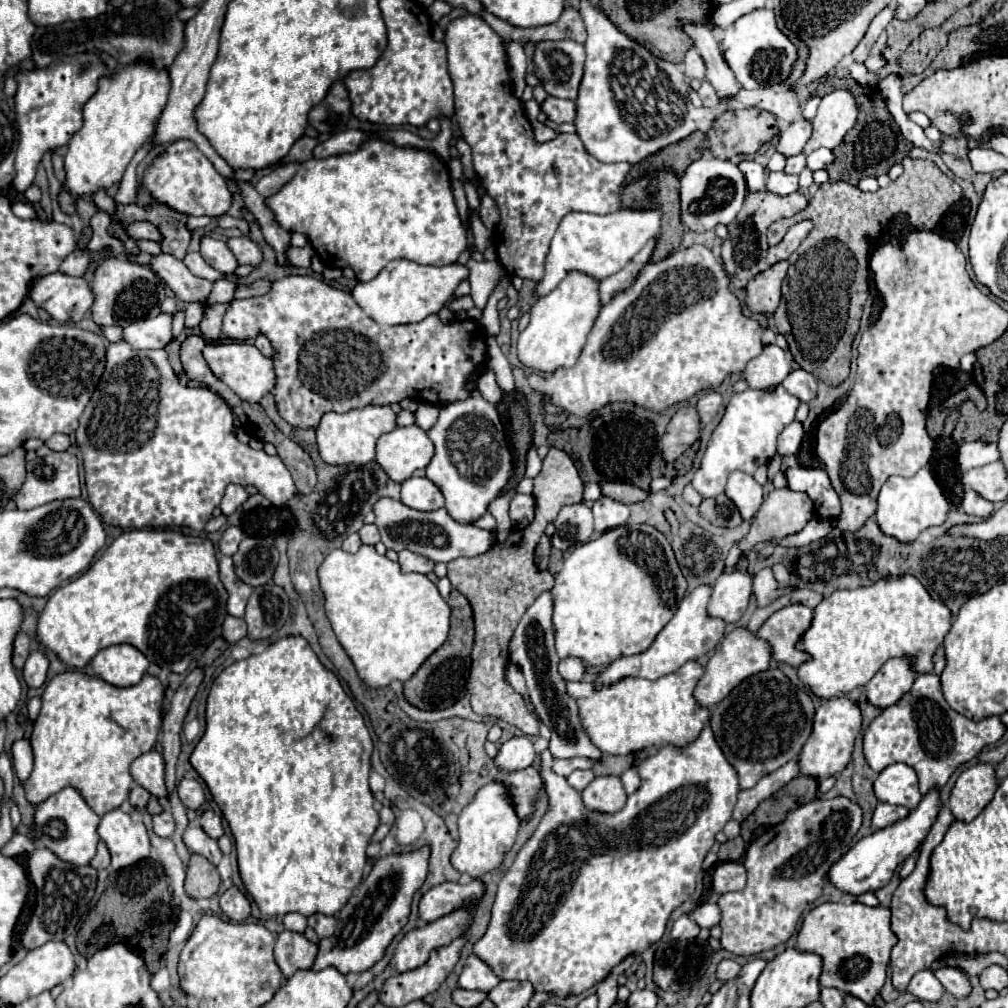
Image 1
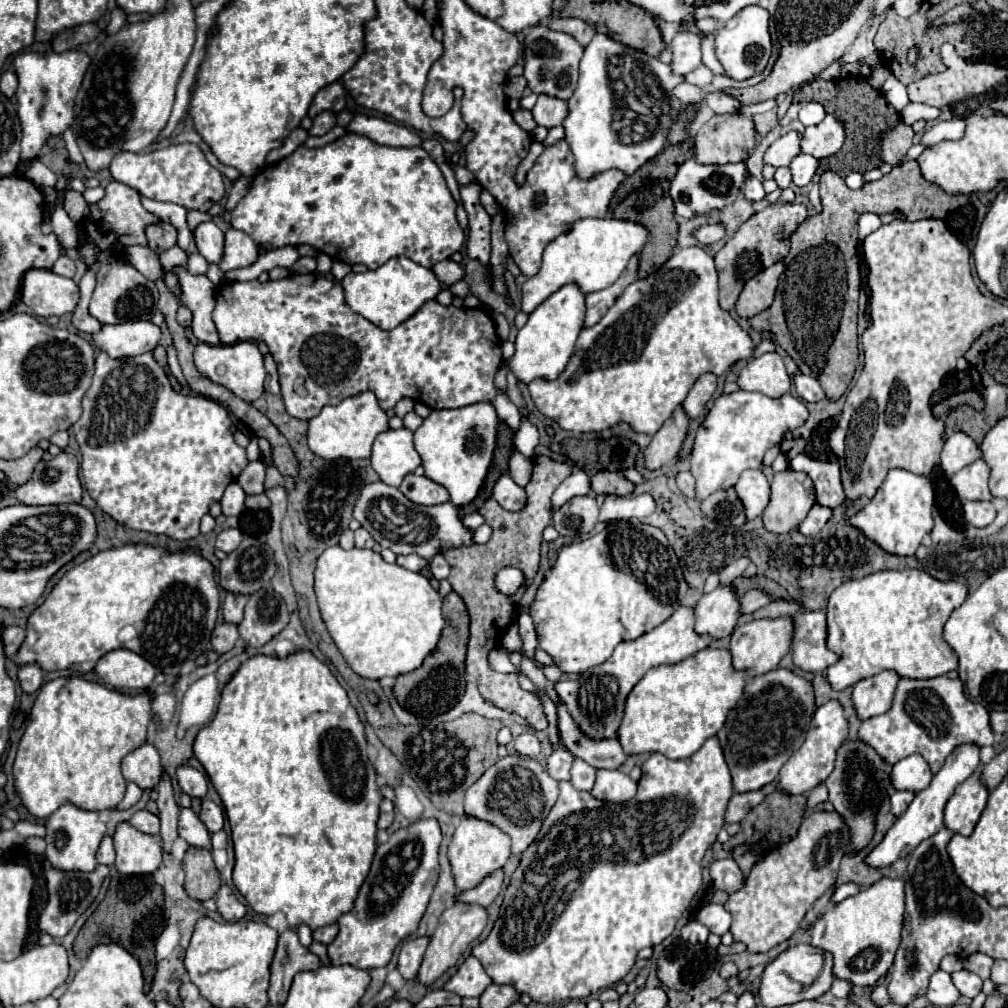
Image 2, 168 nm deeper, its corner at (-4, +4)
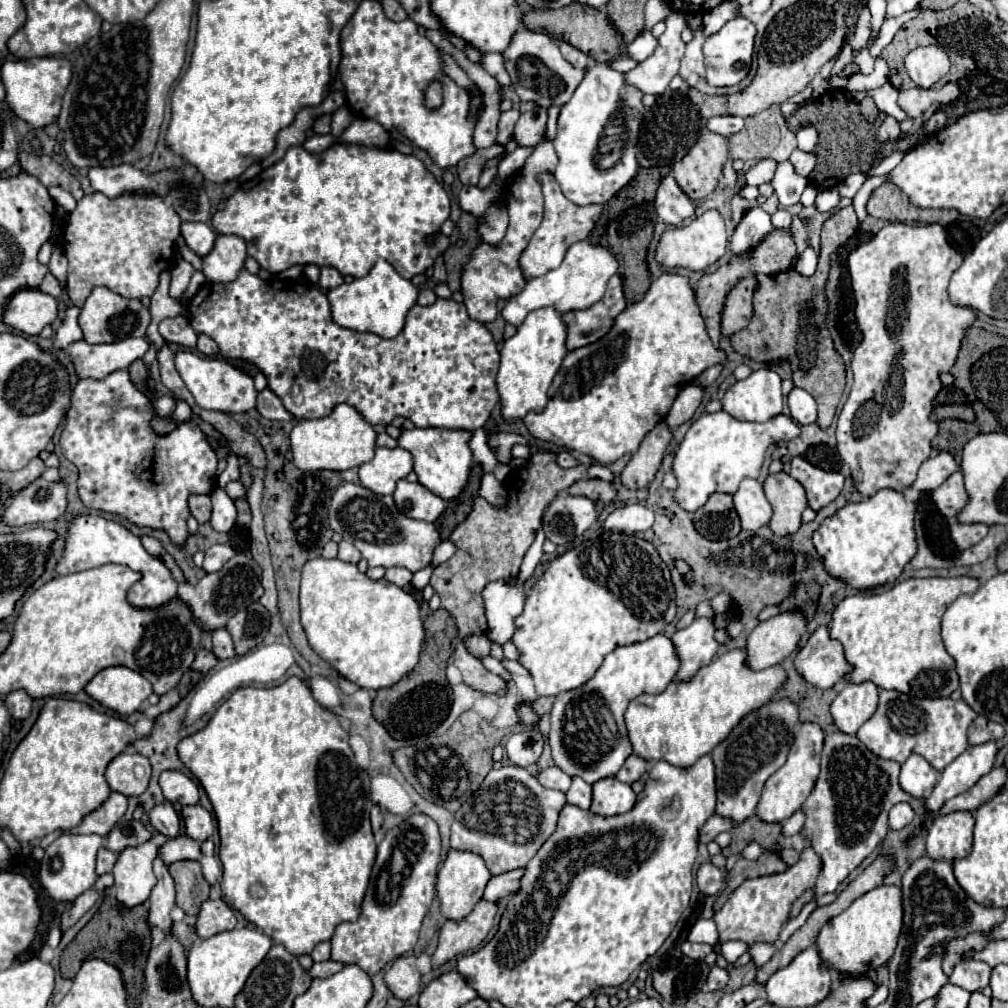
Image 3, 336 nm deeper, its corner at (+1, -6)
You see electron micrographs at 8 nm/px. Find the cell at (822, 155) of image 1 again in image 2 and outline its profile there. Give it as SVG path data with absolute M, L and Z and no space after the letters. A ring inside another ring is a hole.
M801 153L791 161L789 167L791 167L791 173L793 173L793 183L797 187L803 187L803 185L811 183L811 177L815 175L815 171L819 167L819 159L815 159L807 153Z

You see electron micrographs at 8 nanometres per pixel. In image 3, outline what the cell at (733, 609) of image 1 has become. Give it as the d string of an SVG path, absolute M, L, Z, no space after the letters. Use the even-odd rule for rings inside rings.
M702 617L694 621L690 627L670 637L670 641L674 643L674 651L680 659L680 667L672 681L690 681L700 667L712 661L720 647L714 641L714 631L714 625Z

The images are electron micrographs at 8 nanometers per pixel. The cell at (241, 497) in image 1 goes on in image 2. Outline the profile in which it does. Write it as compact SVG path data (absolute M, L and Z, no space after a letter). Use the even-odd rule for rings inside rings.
M231 483L221 499L221 507L223 507L223 515L239 515L245 509L245 491L241 489L239 483Z

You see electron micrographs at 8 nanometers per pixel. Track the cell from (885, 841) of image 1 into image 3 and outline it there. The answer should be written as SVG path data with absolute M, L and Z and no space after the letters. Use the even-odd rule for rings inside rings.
M990 741L990 743L968 747L962 755L958 755L940 773L936 787L926 797L928 809L938 811L944 805L944 801L960 793L966 793L982 775L986 775L992 769L996 761L996 753L998 753L998 743Z

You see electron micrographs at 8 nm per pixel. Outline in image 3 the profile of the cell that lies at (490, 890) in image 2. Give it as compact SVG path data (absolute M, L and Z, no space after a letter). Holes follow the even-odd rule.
M524 869L508 871L508 873L502 873L502 875L492 877L492 879L488 881L488 885L486 885L484 899L486 899L486 901L498 901L498 899L502 899L502 897L508 897L508 895L518 893L522 875L524 875Z

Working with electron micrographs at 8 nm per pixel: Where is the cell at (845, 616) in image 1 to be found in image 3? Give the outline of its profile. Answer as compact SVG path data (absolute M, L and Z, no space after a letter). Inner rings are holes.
M932 577L906 579L882 593L846 597L830 623L830 635L844 645L846 659L854 667L846 681L872 681L880 689L894 689L920 699L950 697L960 681L956 663L940 637L940 621L960 595L974 593L978 587L980 581L972 577Z

